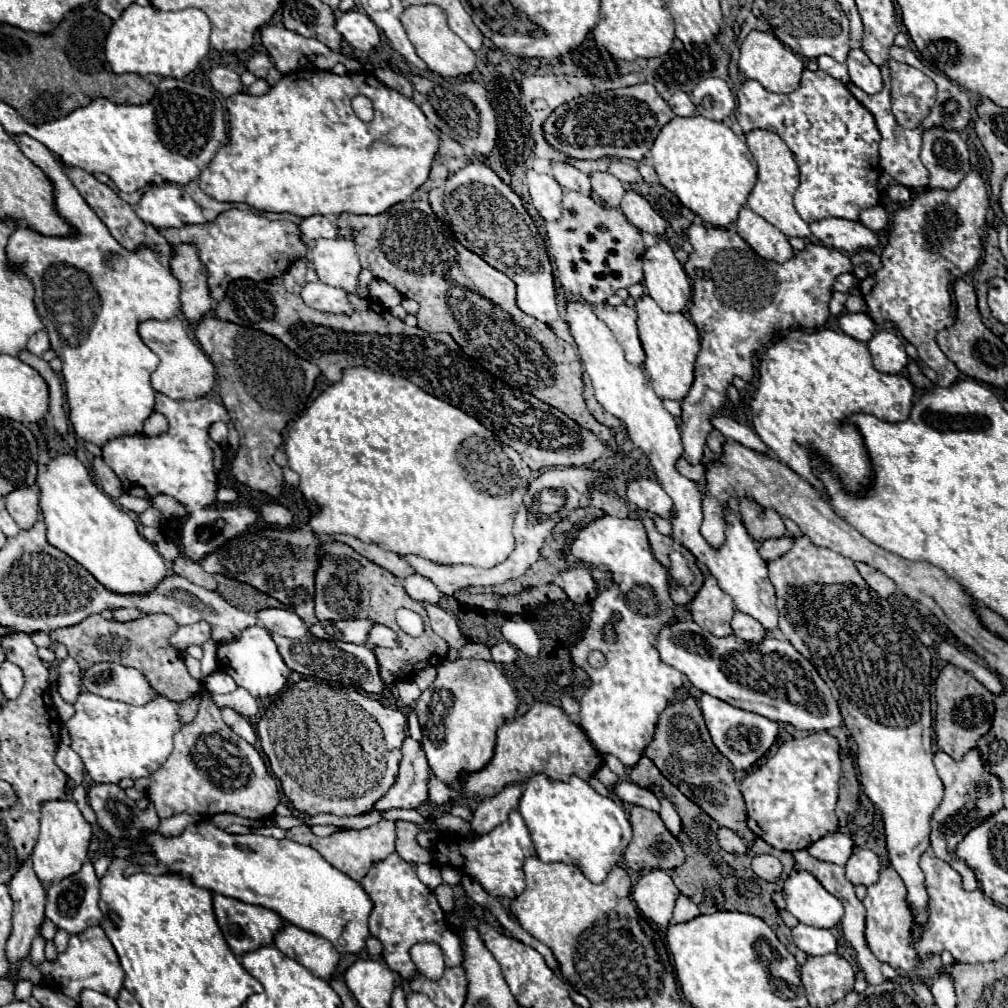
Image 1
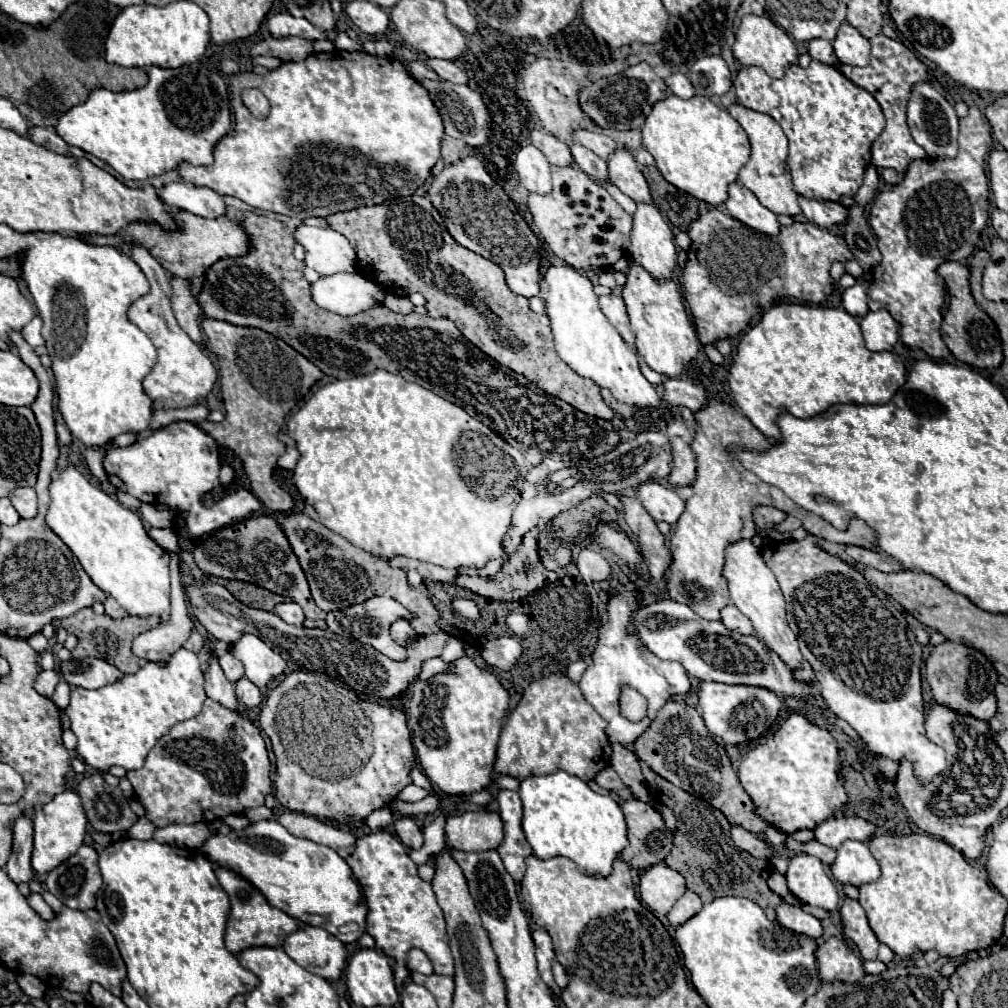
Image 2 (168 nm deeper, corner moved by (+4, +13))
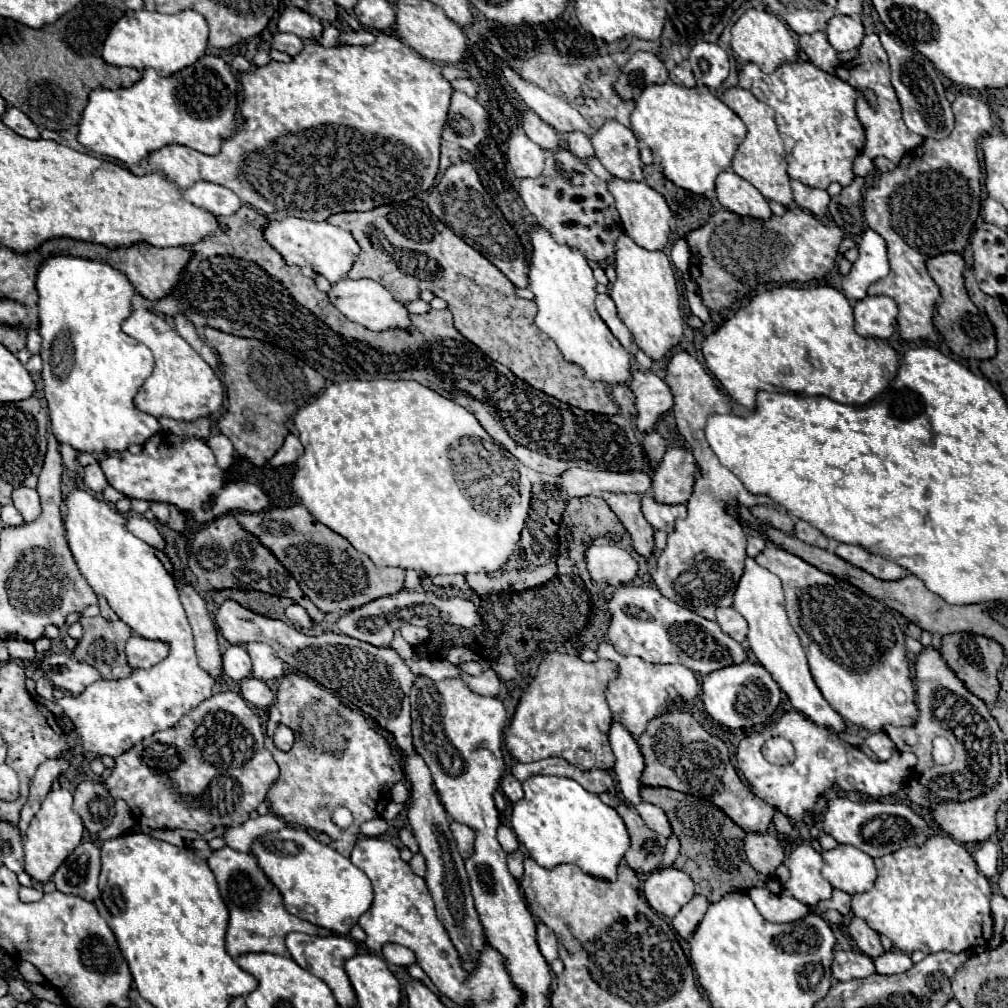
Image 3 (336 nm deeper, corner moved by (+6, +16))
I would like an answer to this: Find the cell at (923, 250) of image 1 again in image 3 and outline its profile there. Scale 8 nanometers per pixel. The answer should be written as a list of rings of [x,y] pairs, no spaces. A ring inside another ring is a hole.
[[[957,96],[953,102],[953,112],[955,112],[955,128],[953,132],[943,138],[943,140],[933,140],[925,138],[923,144],[897,164],[893,172],[881,174],[879,186],[869,188],[865,194],[865,204],[863,204],[863,216],[869,224],[871,230],[875,230],[879,236],[883,236],[887,244],[887,258],[889,258],[889,274],[883,280],[877,280],[871,284],[867,290],[869,296],[879,296],[885,294],[893,298],[899,306],[899,334],[903,340],[929,340],[933,344],[941,342],[941,336],[937,328],[933,326],[933,312],[935,304],[939,298],[939,286],[935,280],[929,276],[925,262],[943,252],[959,252],[963,254],[975,220],[979,218],[979,208],[981,208],[981,166],[977,160],[977,140],[983,136],[983,132],[993,130],[993,120],[991,120],[991,110],[985,102],[973,96]]]

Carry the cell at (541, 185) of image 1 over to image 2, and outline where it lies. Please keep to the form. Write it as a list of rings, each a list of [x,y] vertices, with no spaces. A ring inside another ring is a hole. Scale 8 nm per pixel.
[[[523,145],[515,153],[515,169],[519,181],[533,193],[545,195],[551,191],[551,173],[547,157],[533,145]]]

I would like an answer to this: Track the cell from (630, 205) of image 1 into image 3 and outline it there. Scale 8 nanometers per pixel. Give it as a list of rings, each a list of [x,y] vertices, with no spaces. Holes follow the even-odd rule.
[[[607,120],[603,128],[599,128],[591,136],[595,156],[599,162],[621,180],[643,180],[643,164],[639,160],[637,138],[629,128],[615,120]]]

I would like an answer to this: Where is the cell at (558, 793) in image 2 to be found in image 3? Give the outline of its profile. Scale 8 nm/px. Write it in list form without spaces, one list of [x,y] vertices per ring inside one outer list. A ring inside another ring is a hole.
[[[531,776],[523,782],[523,792],[525,796],[513,806],[511,826],[539,866],[553,868],[567,862],[595,878],[615,880],[617,866],[629,848],[627,828],[615,808],[571,778]]]

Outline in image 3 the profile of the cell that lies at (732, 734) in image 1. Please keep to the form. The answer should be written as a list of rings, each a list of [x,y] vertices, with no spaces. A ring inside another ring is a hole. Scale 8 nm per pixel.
[[[739,664],[711,672],[703,678],[703,704],[707,714],[725,728],[751,728],[763,724],[781,702],[781,688],[761,664]]]

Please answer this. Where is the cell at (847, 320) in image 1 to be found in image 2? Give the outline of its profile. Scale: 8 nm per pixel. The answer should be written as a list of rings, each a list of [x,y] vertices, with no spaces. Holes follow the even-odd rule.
[[[863,273],[857,283],[849,289],[845,289],[843,293],[843,309],[847,313],[851,313],[853,317],[861,319],[867,315],[867,291],[871,287],[871,275],[869,273]]]

